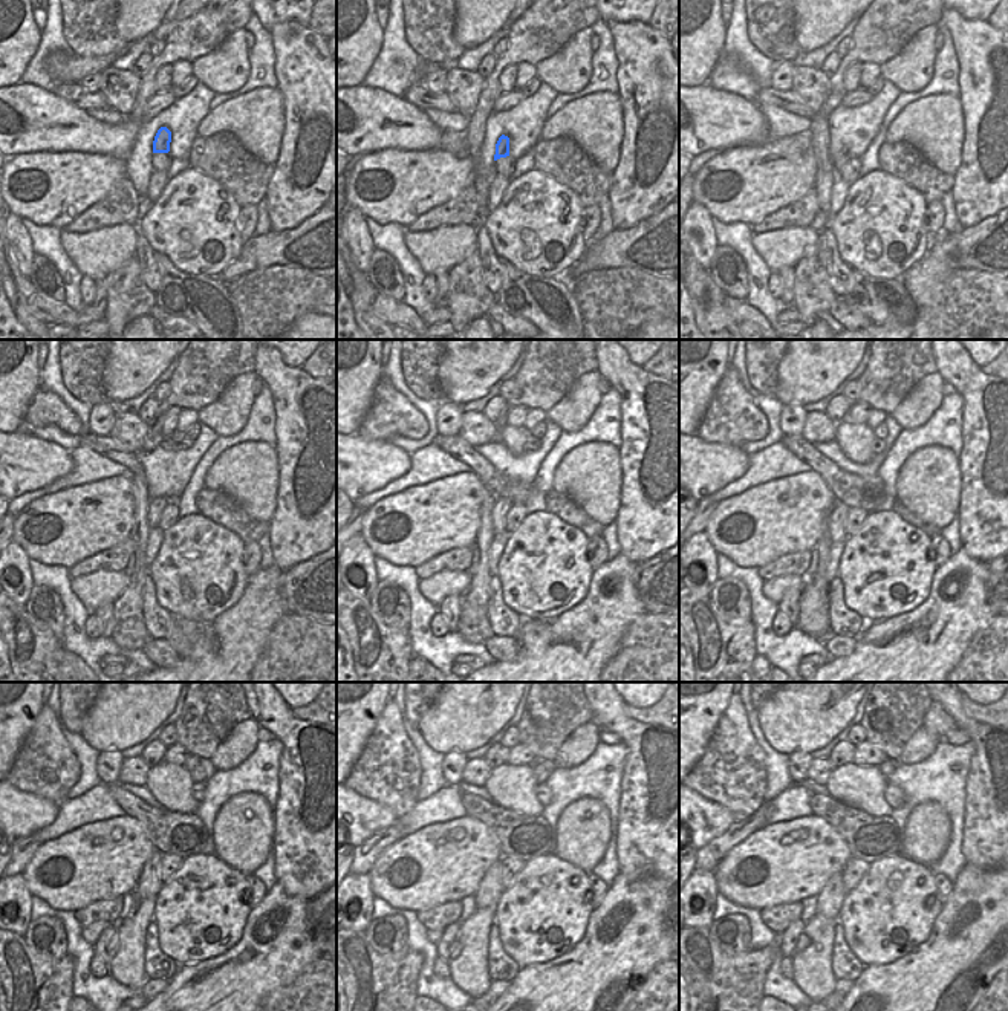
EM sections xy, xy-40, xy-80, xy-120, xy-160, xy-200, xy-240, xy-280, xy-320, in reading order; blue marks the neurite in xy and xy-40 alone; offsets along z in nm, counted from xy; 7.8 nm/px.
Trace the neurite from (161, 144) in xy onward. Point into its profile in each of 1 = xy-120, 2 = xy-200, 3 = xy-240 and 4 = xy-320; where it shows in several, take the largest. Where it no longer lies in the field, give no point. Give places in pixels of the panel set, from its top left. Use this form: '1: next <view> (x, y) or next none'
1: next xy-120 (156, 505)
2: next xy-200 (837, 519)
3: next xy-240 (149, 884)
4: next xy-320 (829, 901)

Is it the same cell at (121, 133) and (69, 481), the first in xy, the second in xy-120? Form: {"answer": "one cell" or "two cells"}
{"answer": "two cells"}

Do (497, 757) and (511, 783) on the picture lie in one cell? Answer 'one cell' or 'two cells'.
two cells

